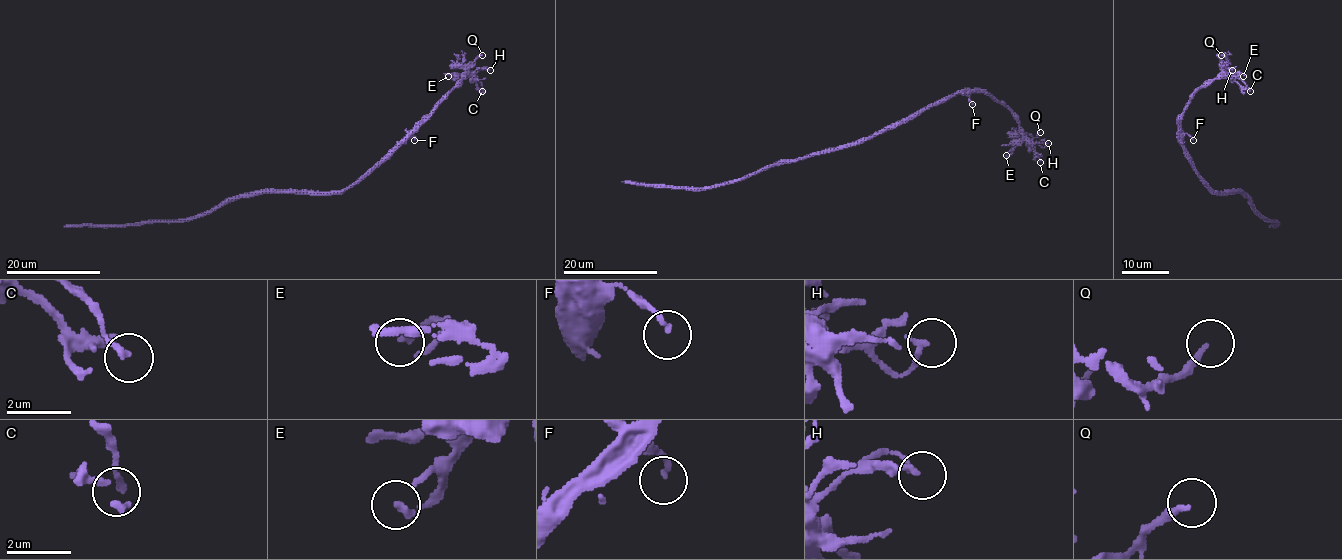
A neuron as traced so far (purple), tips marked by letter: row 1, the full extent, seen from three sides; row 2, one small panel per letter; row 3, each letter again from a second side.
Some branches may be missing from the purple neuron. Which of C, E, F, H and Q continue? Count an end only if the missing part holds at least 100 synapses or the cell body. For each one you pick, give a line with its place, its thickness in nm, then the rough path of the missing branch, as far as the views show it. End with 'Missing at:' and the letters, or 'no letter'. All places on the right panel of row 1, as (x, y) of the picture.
Missing at: no letter

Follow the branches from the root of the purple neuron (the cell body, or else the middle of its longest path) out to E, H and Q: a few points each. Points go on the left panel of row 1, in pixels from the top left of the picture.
E: (311, 193), (339, 193), (364, 179), (465, 77), (454, 73), (448, 76)
H: (311, 193), (339, 193), (359, 182), (462, 79), (480, 70), (490, 70)
Q: (311, 193), (339, 193), (364, 179), (461, 80), (466, 70), (482, 55)

